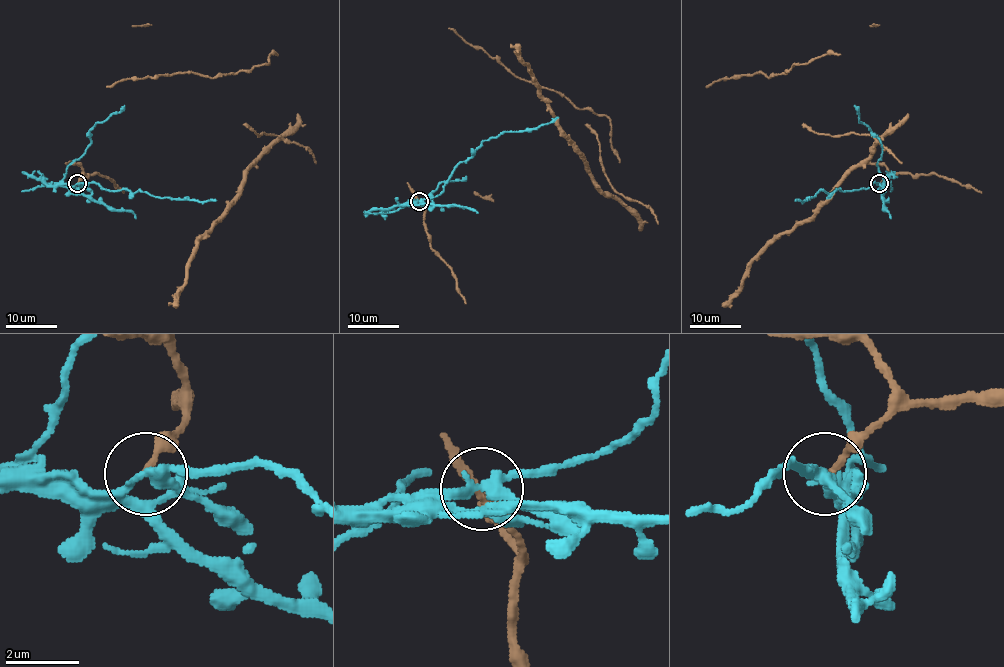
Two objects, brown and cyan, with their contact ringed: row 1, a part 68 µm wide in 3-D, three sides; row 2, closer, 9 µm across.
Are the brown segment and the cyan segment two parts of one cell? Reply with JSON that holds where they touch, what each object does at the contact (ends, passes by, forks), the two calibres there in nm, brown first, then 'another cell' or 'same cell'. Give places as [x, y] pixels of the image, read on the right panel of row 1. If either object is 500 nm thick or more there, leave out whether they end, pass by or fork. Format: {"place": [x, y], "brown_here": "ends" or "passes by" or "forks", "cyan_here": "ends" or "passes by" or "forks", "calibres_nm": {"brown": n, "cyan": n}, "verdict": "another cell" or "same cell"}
{"place": [879, 183], "brown_here": "ends", "cyan_here": "forks", "calibres_nm": {"brown": 150, "cyan": 260}, "verdict": "another cell"}

